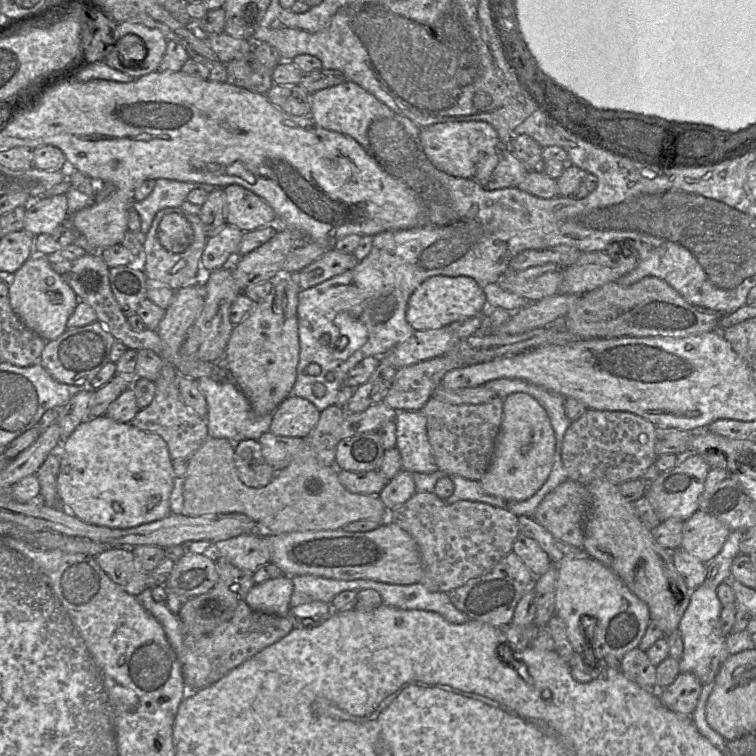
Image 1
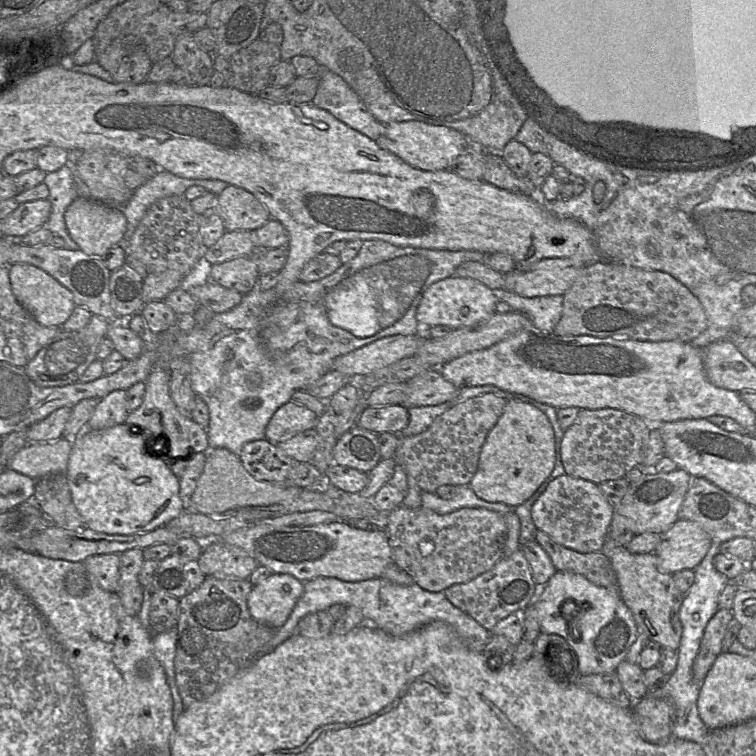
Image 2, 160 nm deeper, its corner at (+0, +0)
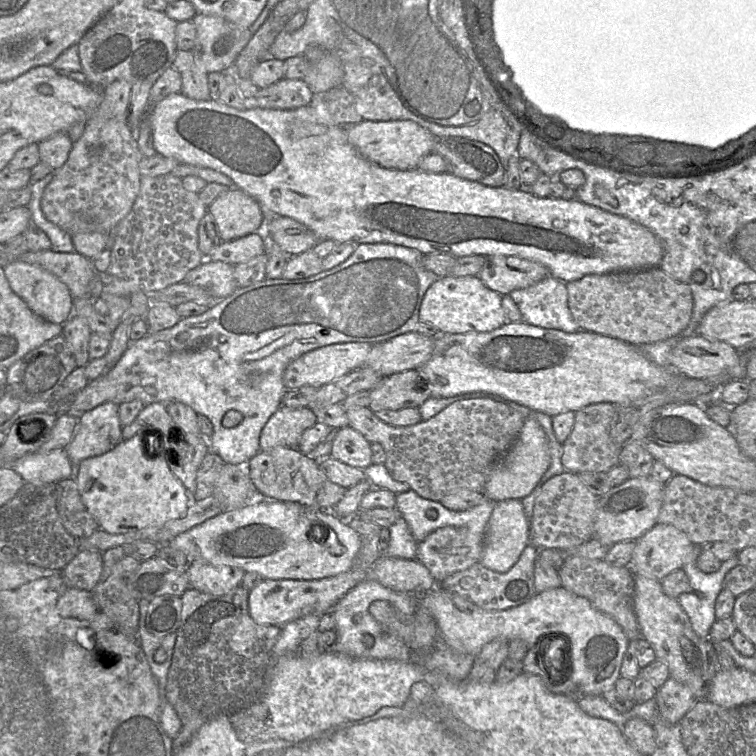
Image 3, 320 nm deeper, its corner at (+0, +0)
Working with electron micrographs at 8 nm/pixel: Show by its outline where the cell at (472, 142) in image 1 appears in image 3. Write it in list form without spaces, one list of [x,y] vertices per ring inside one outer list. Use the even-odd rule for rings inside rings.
[[[411,120],[360,122],[346,128],[349,142],[368,160],[387,169],[417,168],[424,156],[432,153],[436,138],[427,129]]]

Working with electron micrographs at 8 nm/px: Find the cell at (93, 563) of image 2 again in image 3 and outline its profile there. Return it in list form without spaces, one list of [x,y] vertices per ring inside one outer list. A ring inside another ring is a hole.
[[[80,550],[62,569],[66,583],[73,588],[92,591],[103,570],[103,552]]]

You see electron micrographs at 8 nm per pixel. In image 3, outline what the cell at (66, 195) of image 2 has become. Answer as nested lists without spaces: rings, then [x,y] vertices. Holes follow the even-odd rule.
[[[51,171],[51,173],[46,175],[43,179],[35,183],[30,183],[29,187],[31,188],[32,196],[27,207],[31,211],[34,224],[50,239],[52,243],[51,250],[60,253],[70,253],[75,251],[71,235],[47,220],[41,208],[43,192],[46,186],[51,182],[53,176],[54,172]]]

